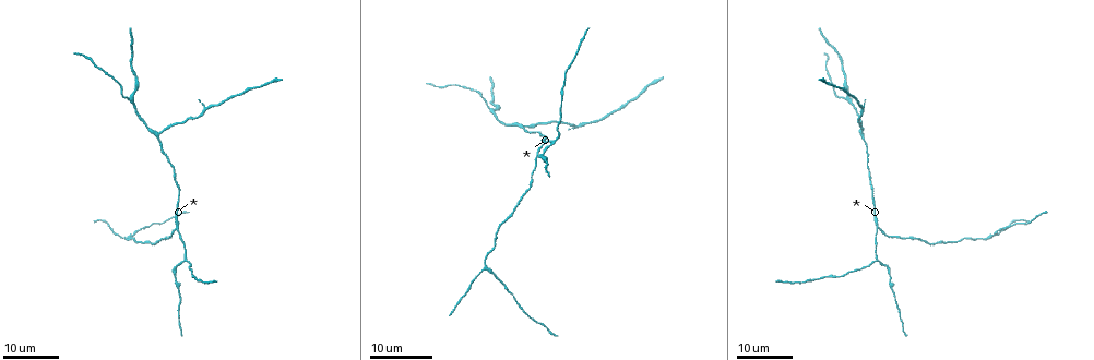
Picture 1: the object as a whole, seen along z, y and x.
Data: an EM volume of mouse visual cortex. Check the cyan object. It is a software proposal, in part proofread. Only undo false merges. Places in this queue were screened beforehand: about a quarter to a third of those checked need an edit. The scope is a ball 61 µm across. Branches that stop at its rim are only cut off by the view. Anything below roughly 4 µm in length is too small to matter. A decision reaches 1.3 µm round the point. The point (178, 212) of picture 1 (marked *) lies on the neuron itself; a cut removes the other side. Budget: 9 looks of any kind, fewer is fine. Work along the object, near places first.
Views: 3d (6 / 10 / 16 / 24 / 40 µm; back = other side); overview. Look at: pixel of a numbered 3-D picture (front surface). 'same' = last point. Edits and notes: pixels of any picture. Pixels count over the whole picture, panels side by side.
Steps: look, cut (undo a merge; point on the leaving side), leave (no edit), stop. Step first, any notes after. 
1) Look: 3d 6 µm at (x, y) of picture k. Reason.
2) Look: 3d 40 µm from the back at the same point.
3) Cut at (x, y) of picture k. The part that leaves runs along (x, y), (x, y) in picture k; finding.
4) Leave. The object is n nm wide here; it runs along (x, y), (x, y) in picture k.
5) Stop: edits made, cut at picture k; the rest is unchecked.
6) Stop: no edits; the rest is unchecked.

Look: 3d 16 µm at (828, 277) of picture 1.

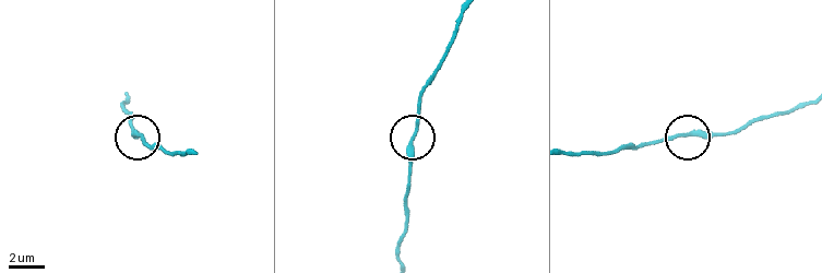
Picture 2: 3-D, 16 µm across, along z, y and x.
Look: 3d 10 µm at (684, 136) of picture 2.

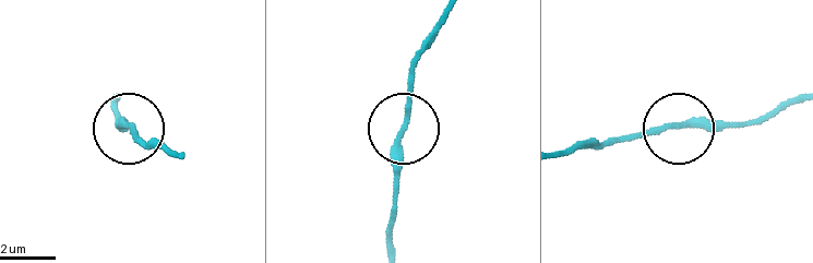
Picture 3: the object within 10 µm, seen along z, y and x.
Leave. The object is 210 nm wide here; it runs along (390, 243), (410, 62) in picture 3; all the same neuron.

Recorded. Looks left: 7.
Look: 3d 24 µm at (870, 180) of picture 1. Thin neck.

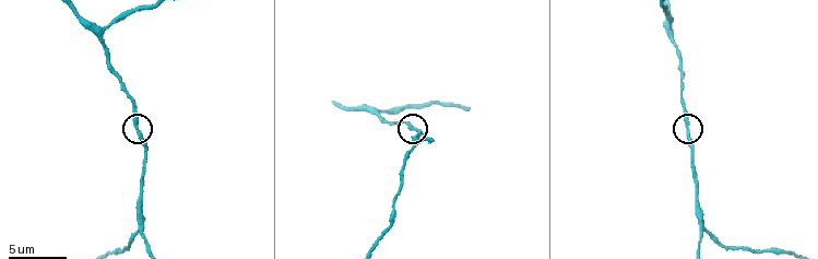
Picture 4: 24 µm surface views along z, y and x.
Look: 3d 6 µm at (689, 131) of picture 4. Zoom in.

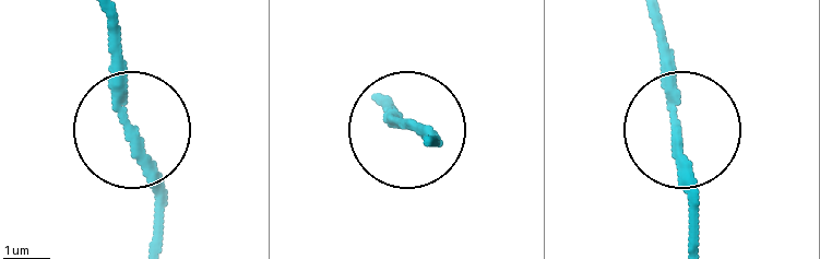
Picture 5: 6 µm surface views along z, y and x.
Leave. It runs along (158, 242), (158, 195), (122, 101), (111, 22) in picture 5; all the same neuron.

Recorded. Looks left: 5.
Look: 3d 10 µm at (670, 29) of picture 4. A fork.

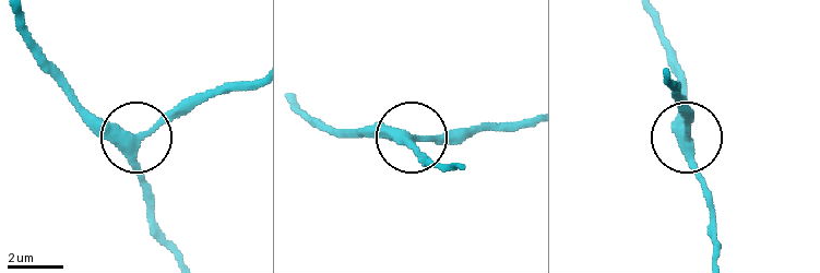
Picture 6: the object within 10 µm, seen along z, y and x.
Leave. The object is 320 nm wide here; it runs along (463, 166), (432, 162), (410, 139), (342, 139) in picture 6; all the same neuron.

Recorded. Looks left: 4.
Look: 3d 16 µm at (490, 107) of picture 1.

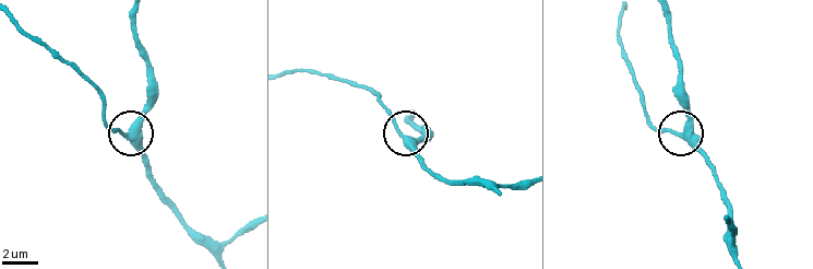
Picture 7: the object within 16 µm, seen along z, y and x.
Look: 3d 10 µm at (127, 136) of picture 7.

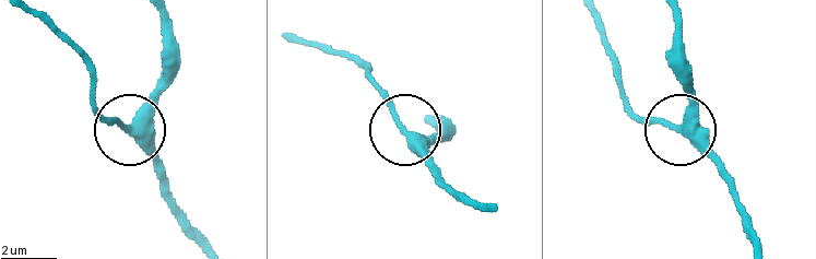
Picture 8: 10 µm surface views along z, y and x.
Leave. The object is 350 nm wide here; it runs along (760, 244), (721, 173), (681, 130), (693, 83) in picture 8; one neuron here.

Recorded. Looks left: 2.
Stop: no edits; the rest is unchecked.

